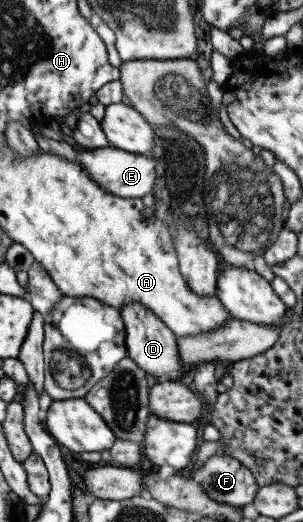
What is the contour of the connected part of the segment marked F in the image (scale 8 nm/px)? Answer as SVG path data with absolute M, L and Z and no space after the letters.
M228 454L212 455L190 477L206 490L211 500L229 506L251 504L258 489L250 471Z

